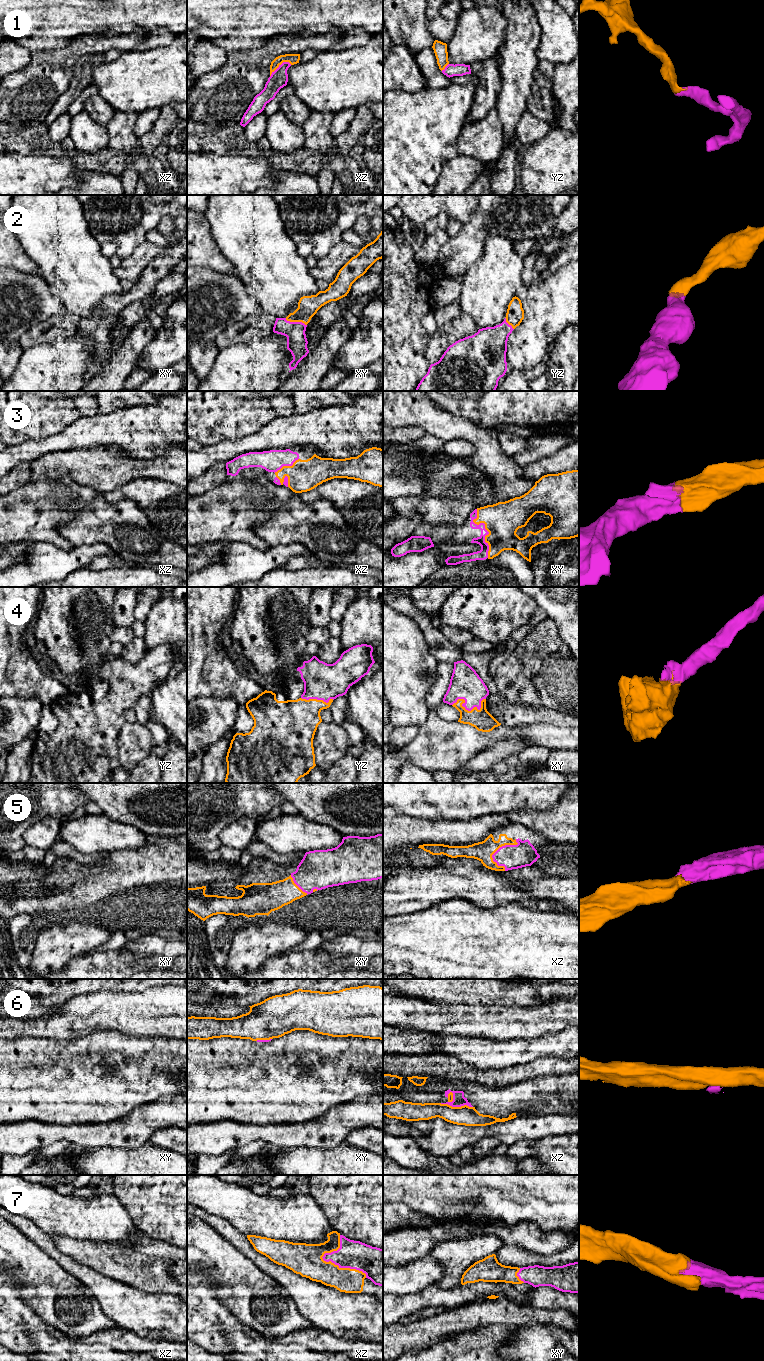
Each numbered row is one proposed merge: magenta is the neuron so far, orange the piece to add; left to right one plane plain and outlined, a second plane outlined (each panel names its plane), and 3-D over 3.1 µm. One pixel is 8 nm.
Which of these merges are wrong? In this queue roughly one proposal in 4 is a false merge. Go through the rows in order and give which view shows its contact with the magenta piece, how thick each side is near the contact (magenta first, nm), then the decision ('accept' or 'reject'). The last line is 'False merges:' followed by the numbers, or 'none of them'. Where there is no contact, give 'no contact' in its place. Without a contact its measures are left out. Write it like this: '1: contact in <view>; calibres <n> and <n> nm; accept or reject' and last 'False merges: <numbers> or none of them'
1: contact in xz; calibres 140 and 80 nm; accept
2: contact in xy; calibres 160 and 160 nm; accept
3: contact in xy; calibres 80 and 280 nm; accept
4: contact in xy; calibres 240 and 170 nm; accept
5: contact in xz; calibres 200 and 160 nm; accept
6: contact in xz; calibres 100 and 160 nm; reject
7: contact in xz; calibres 220 and 260 nm; accept
False merges: 6

